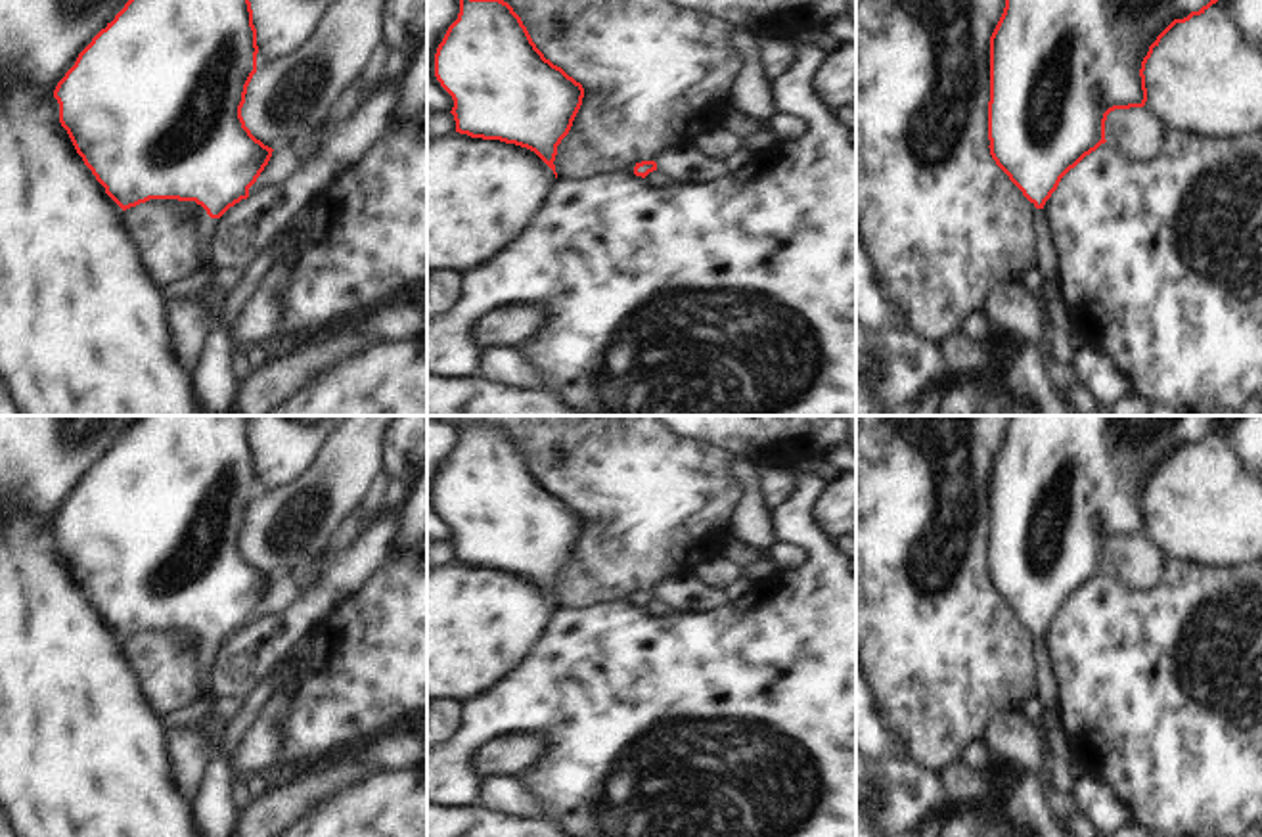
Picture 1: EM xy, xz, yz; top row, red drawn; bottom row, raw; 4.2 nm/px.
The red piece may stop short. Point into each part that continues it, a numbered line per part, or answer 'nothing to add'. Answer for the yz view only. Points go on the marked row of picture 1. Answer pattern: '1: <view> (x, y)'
1: yz (1048, 263).

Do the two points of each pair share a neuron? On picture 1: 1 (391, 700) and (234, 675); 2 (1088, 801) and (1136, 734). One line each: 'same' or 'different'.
1: different
2: different

